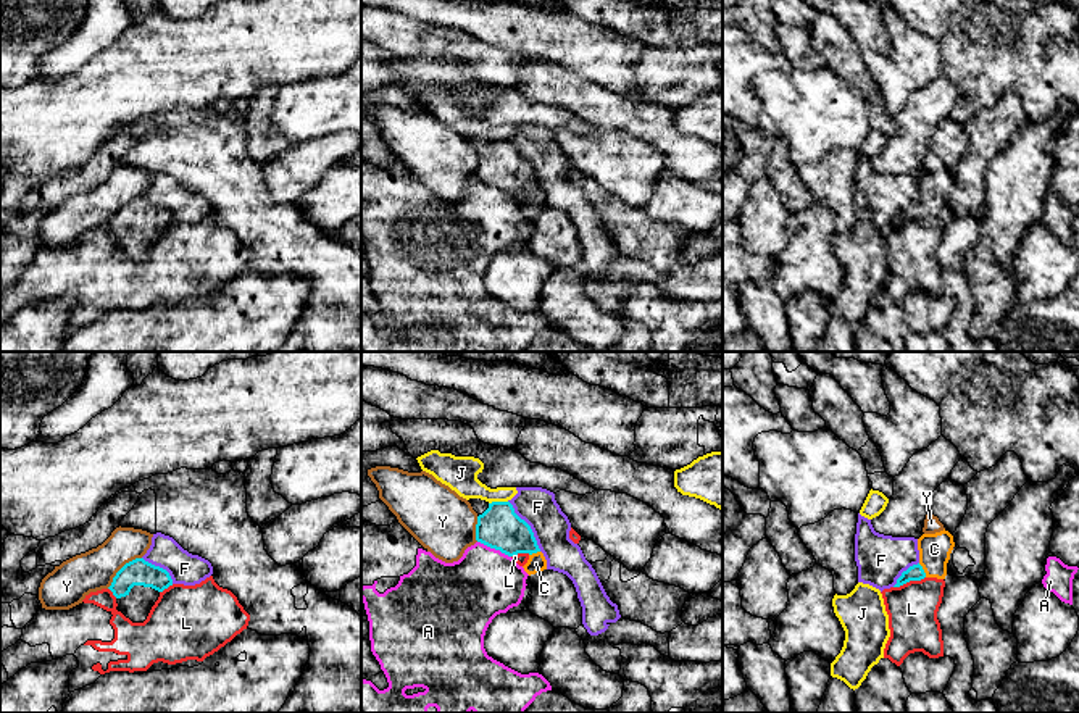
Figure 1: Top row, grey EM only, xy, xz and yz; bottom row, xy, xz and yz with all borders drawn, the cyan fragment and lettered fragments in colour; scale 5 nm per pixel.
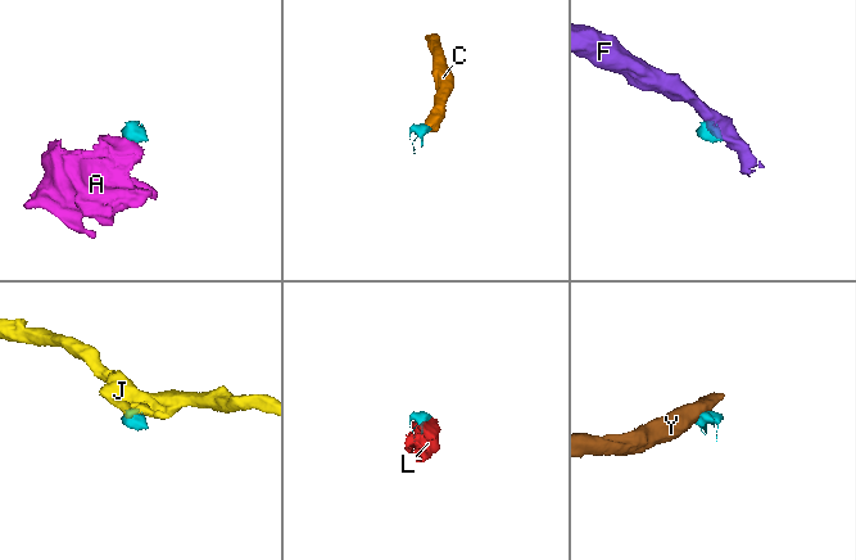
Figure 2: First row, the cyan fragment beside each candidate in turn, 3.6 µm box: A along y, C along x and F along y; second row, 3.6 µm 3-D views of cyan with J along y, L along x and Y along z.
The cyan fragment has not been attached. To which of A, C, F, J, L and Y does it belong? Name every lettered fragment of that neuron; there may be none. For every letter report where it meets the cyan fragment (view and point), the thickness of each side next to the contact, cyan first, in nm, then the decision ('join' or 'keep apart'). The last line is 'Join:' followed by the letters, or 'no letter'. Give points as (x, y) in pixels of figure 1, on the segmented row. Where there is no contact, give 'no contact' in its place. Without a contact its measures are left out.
A: meets cyan in xz at (494, 547); 220 nm thick on the cyan side, 340 nm on the other; keep apart
C: meets cyan in yz at (923, 570); 80 nm thick on the cyan side, 160 nm on the other; join
F: meets cyan in xz at (529, 526); 220 nm thick on the cyan side, 190 nm on the other; keep apart
J: meets cyan in xz at (497, 502); 220 nm thick on the cyan side, 180 nm on the other; keep apart
L: meets cyan in yz at (908, 581); 80 nm thick on the cyan side, 240 nm on the other; keep apart
Y: meets cyan in xy at (121, 568); 130 nm thick on the cyan side, 200 nm on the other; keep apart
Join: C

